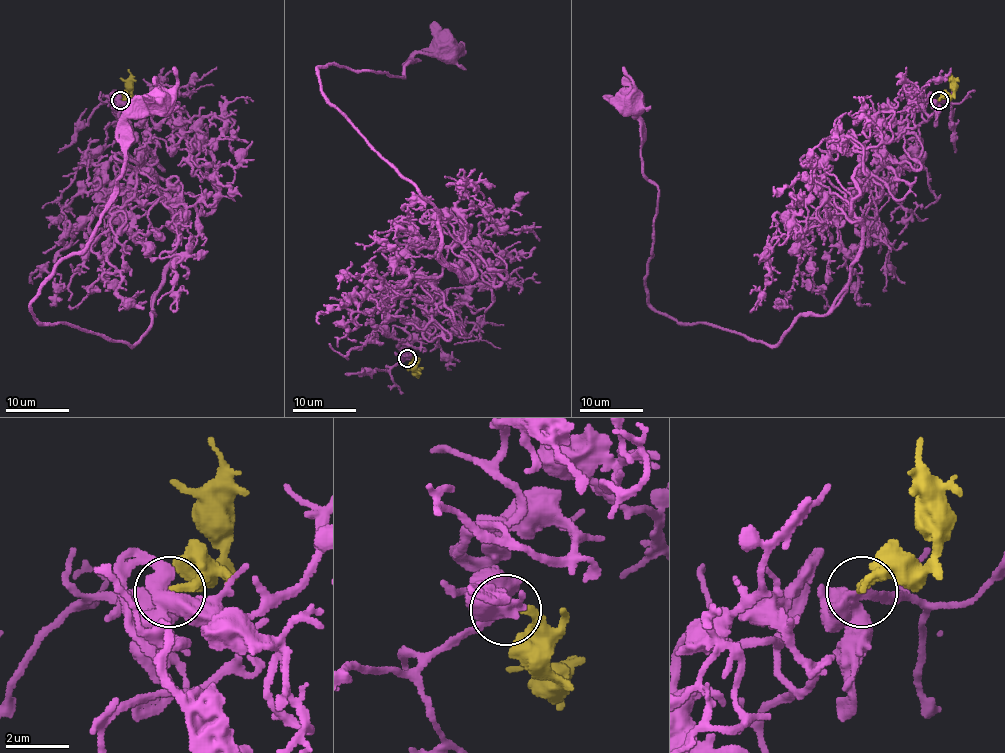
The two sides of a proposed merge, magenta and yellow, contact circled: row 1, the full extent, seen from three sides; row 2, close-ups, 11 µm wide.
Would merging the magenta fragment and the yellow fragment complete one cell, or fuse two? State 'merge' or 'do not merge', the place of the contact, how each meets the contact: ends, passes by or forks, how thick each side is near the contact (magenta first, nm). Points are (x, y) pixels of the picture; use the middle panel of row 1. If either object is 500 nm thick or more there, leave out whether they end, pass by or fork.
merge | (407, 358) | magenta passes by | yellow ends | 360/240 nm

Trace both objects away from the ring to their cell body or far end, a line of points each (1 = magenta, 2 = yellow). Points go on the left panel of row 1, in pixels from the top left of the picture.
1: (119, 100), (155, 159), (118, 153), (104, 186), (155, 188), (178, 223), (134, 345), (32, 299), (161, 102)
2: (119, 100), (131, 92), (131, 73), (127, 70)

